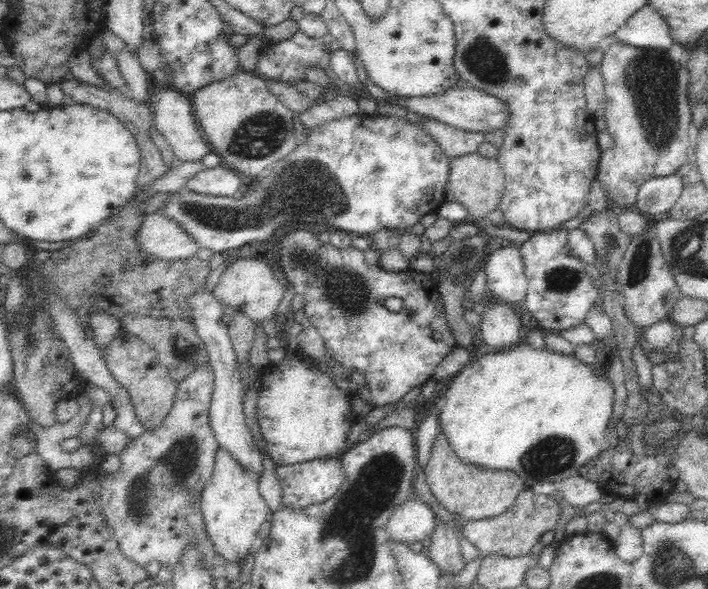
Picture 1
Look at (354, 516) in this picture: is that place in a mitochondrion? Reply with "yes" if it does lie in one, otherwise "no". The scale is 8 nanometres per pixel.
yes

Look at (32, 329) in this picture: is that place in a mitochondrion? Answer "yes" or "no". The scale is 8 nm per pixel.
yes

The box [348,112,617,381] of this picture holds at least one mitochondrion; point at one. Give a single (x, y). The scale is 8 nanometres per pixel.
(561, 279)

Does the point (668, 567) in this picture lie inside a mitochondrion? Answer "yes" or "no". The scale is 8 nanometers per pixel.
yes

